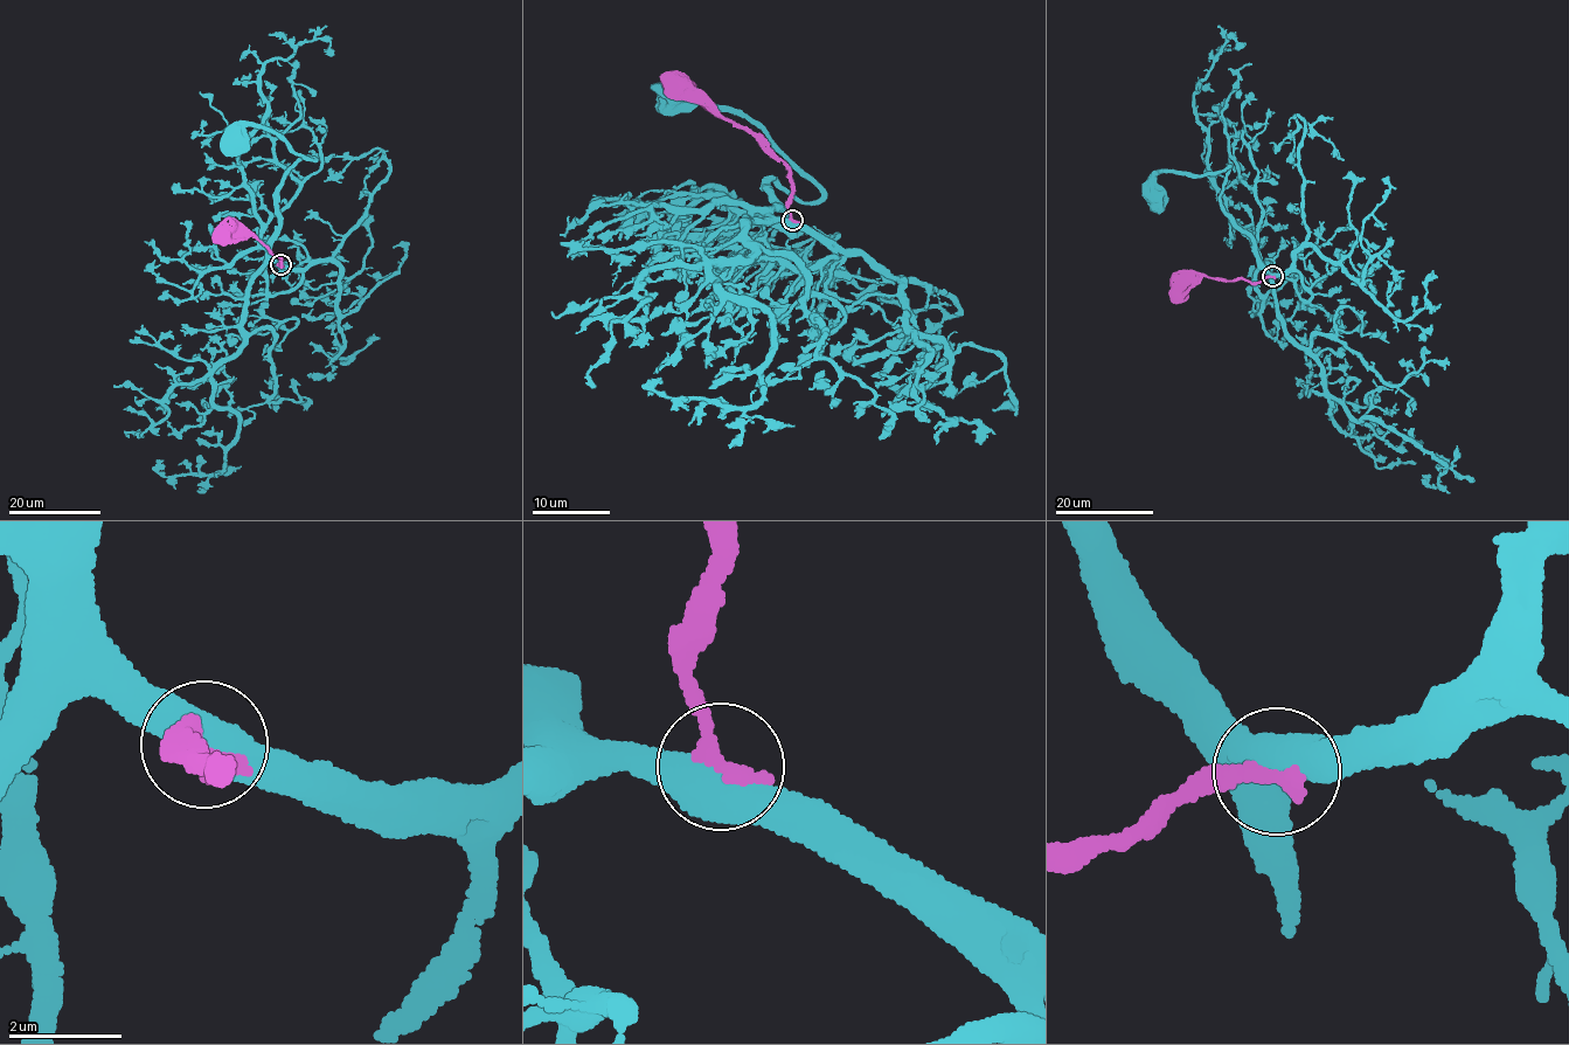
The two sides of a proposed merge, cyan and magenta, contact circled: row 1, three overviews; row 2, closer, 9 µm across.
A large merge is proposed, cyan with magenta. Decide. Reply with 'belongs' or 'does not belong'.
does not belong

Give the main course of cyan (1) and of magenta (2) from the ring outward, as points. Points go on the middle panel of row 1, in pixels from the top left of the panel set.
1: (792, 221), (775, 215), (768, 182), (775, 178), (802, 201), (814, 202), (819, 189), (762, 129), (675, 95)
2: (792, 221), (789, 167), (769, 147), (706, 105), (684, 97), (675, 85)

